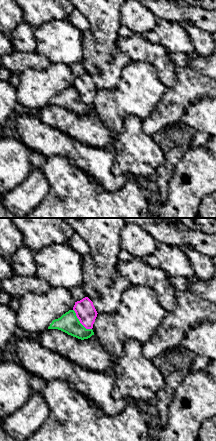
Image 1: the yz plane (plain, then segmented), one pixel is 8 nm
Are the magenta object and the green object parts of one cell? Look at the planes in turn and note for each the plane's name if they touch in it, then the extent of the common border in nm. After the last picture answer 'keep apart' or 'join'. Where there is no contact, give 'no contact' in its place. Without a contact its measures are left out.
contact in yz; length 220 nm

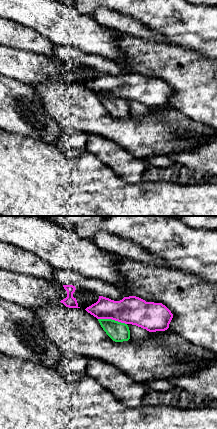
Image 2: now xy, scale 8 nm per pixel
contact in xy; length 240 nm

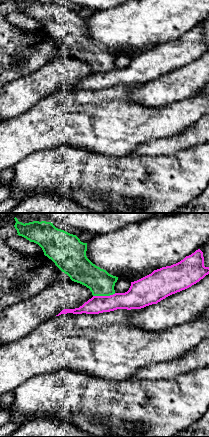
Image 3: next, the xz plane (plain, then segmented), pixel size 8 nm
contact in xz; length 190 nm

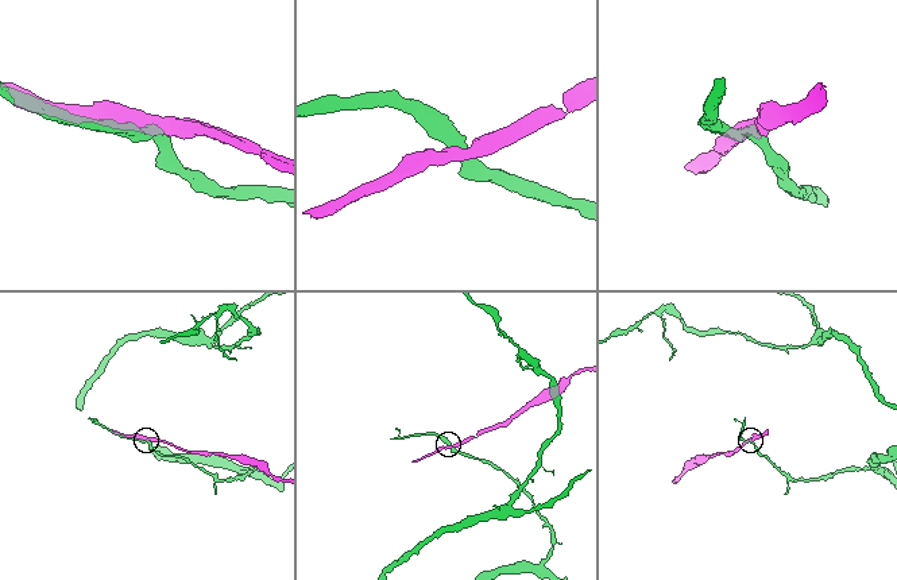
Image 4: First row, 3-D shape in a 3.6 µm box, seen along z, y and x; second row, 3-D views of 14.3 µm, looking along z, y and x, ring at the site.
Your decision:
keep apart

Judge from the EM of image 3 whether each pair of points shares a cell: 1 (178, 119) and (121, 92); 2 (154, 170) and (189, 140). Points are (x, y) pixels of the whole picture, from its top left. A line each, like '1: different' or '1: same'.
1: same
2: different

